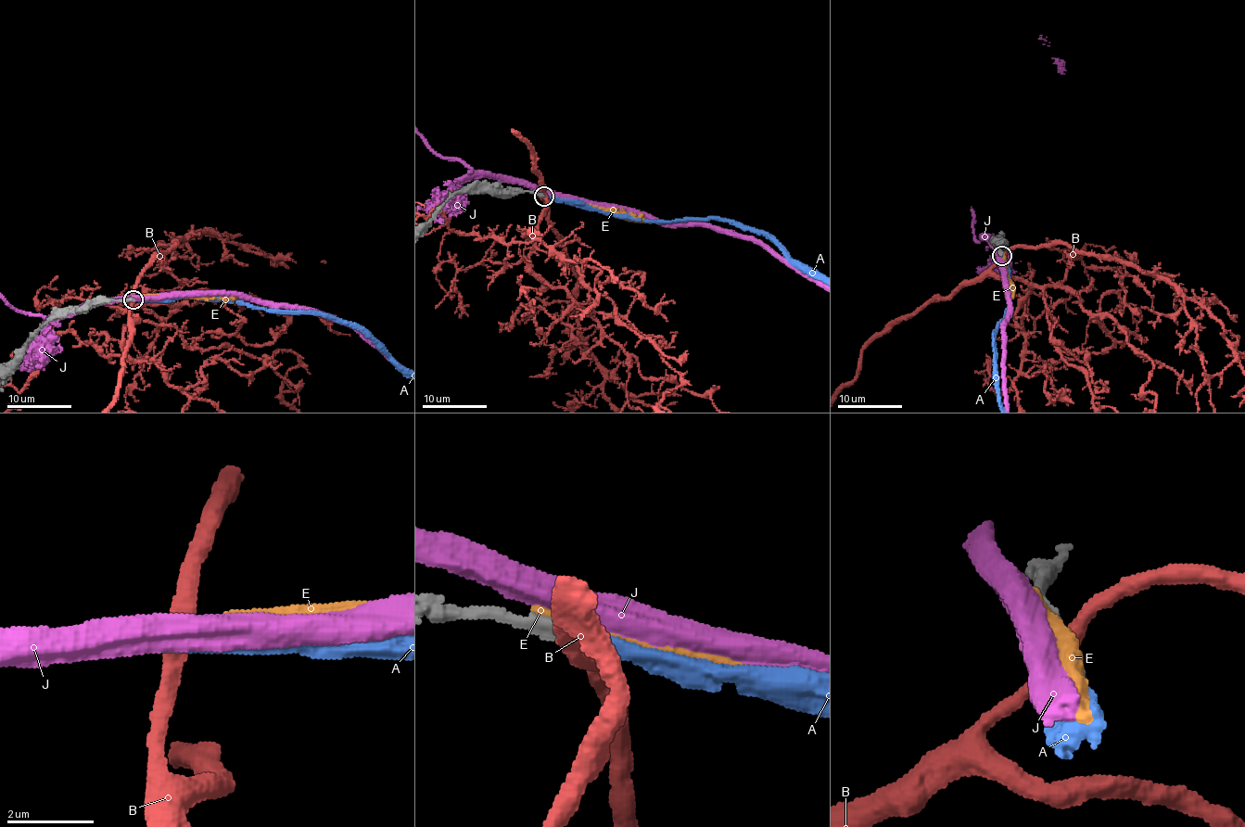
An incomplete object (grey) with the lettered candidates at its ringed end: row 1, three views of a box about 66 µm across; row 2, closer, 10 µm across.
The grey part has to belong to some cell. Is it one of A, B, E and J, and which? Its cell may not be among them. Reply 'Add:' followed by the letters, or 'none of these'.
Add: A

